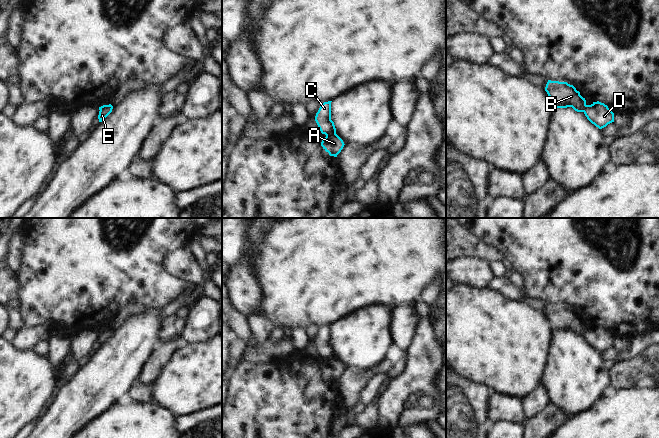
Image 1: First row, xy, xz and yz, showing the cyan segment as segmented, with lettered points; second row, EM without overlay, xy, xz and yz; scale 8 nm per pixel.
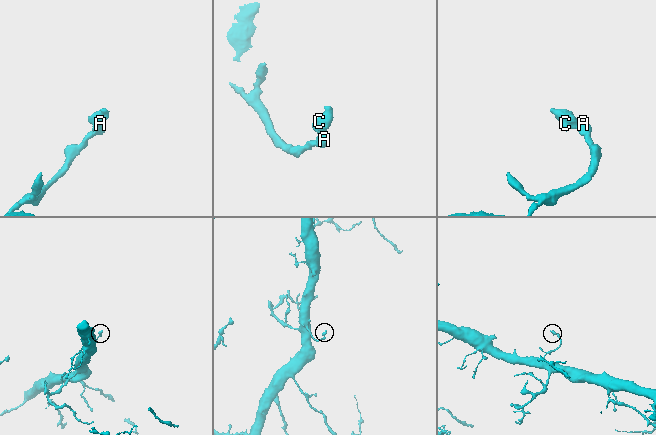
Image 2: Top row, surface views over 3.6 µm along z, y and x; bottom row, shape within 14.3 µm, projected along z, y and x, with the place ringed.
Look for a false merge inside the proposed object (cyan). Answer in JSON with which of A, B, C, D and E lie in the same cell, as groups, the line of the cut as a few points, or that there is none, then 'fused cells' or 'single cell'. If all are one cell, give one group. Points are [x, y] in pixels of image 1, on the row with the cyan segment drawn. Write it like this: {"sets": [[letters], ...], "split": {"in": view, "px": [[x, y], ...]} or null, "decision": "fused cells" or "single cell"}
{"sets": [["A", "D", "E"], ["B", "C"]], "split": {"in": "xz", "px": [[335, 133], [328, 133], [326, 135]]}, "decision": "fused cells"}

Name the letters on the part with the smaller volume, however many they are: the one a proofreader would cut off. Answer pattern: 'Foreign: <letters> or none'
Foreign: B, C

